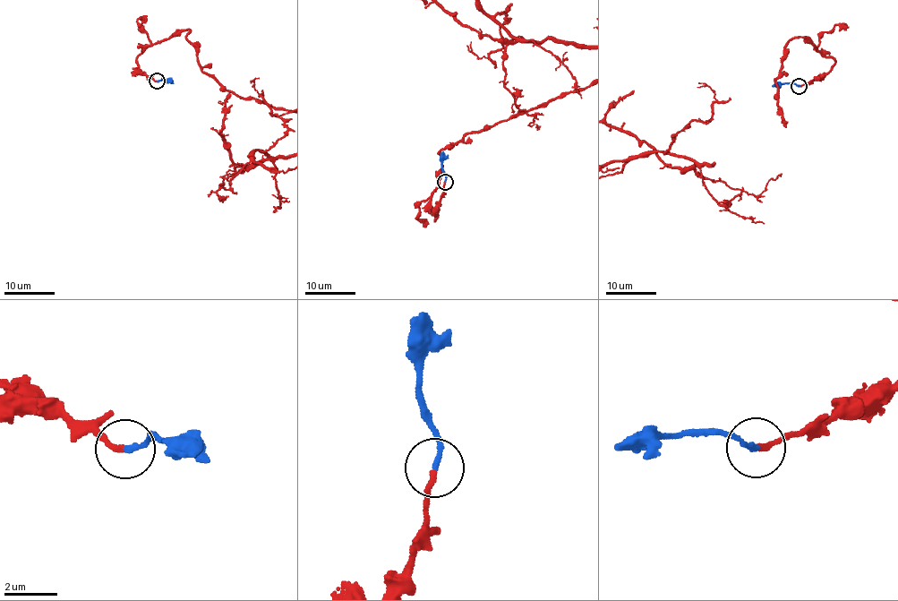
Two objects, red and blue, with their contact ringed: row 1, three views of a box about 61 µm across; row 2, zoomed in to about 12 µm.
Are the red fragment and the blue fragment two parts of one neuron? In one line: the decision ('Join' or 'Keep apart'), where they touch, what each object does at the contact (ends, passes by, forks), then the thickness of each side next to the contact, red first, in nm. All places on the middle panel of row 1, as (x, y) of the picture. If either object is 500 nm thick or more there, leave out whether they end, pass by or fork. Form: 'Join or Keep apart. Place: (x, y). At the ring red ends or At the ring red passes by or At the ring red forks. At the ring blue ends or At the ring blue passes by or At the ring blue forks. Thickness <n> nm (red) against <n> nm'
Join. Place: (445, 182). At the ring red ends. At the ring blue ends. Thickness 200 nm (red) against 200 nm

